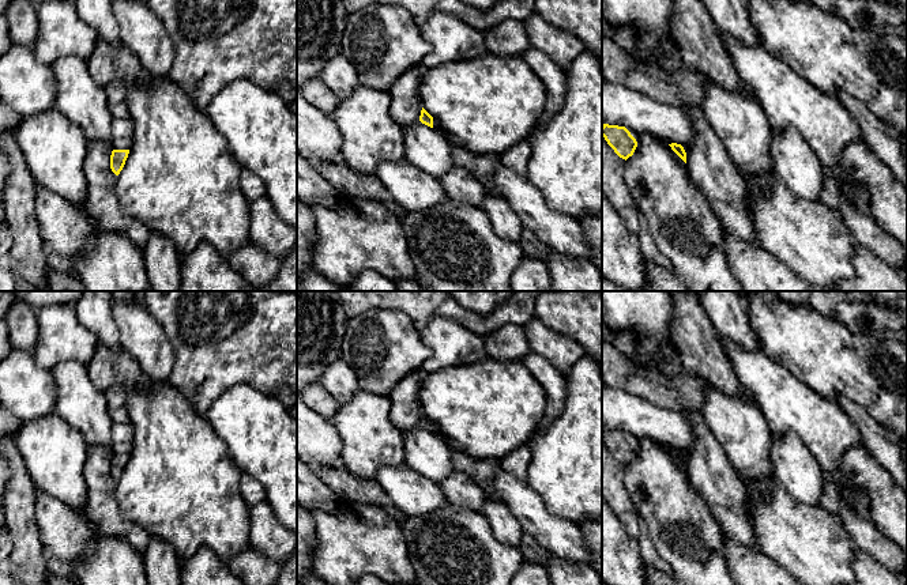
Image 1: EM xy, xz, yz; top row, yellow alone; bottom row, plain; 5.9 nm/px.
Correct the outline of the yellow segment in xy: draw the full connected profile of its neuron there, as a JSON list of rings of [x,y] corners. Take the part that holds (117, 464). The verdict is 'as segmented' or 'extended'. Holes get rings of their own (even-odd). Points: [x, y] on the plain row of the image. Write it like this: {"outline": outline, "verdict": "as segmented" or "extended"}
{"outline": [[[113,454],[110,460],[110,473],[118,480],[128,463],[129,454]]], "verdict": "as segmented"}

